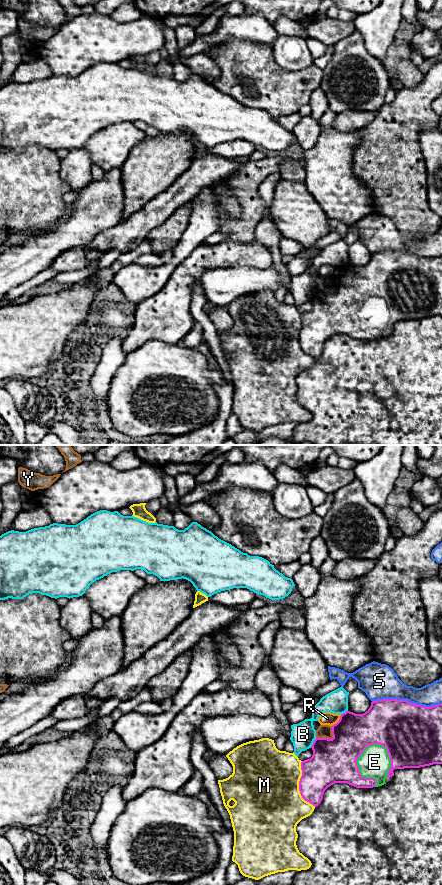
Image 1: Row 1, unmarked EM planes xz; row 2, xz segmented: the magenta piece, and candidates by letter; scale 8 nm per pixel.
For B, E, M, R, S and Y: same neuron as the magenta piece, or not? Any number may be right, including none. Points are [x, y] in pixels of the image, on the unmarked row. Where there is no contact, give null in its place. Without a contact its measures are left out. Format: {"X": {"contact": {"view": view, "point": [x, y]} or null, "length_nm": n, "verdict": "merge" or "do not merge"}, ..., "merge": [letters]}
{"B": {"contact": {"view": "xz", "point": [313, 294]}, "length_nm": 100, "verdict": "do not merge"}, "E": {"contact": {"view": "xz", "point": [357, 318]}, "length_nm": 360, "verdict": "merge"}, "M": {"contact": {"view": "xz", "point": [299, 338]}, "length_nm": 380, "verdict": "do not merge"}, "R": {"contact": {"view": "xz", "point": [338, 273]}, "length_nm": 130, "verdict": "do not merge"}, "S": {"contact": {"view": "xz", "point": [406, 252]}, "length_nm": 550, "verdict": "do not merge"}, "Y": {"contact": {"view": "xz", "point": [329, 291]}, "length_nm": 160, "verdict": "do not merge"}, "merge": ["E"]}

